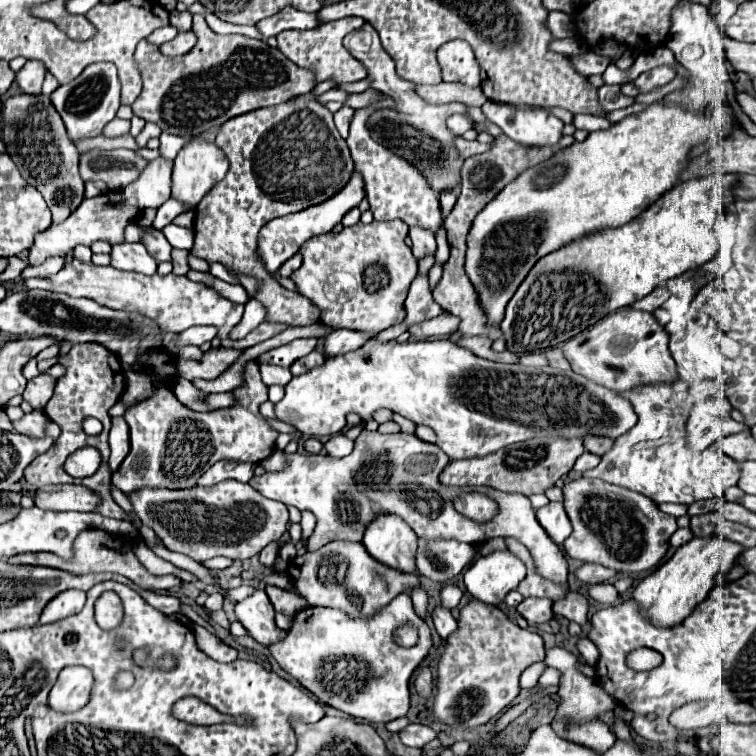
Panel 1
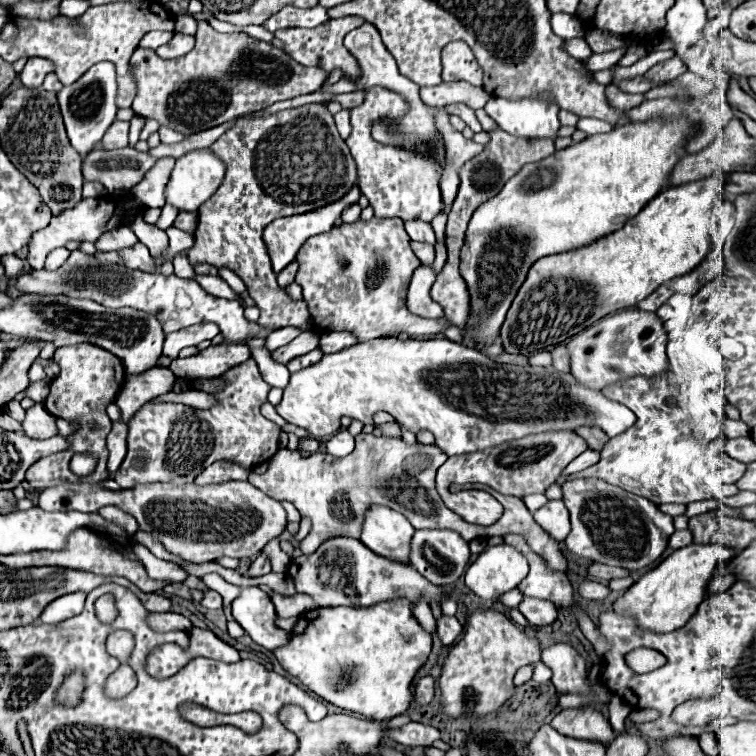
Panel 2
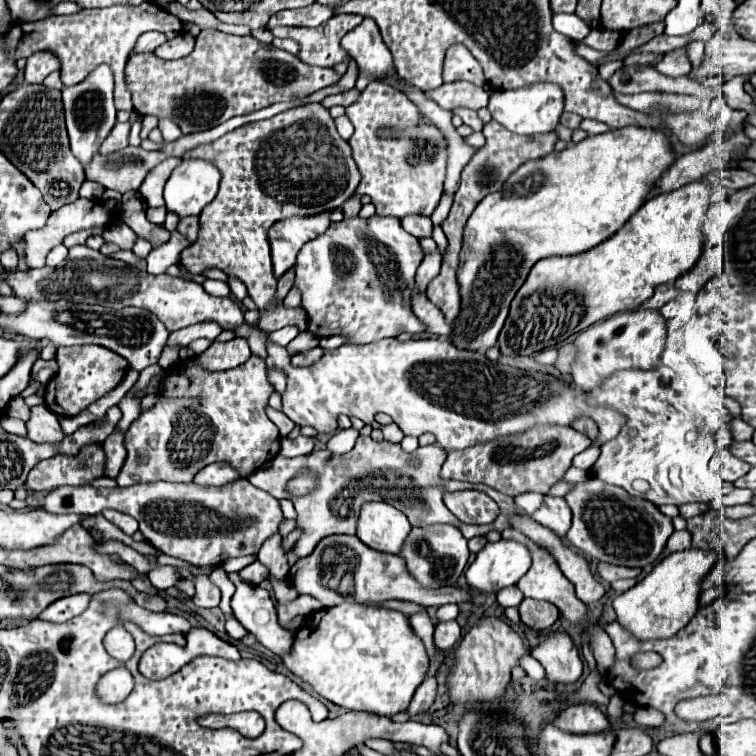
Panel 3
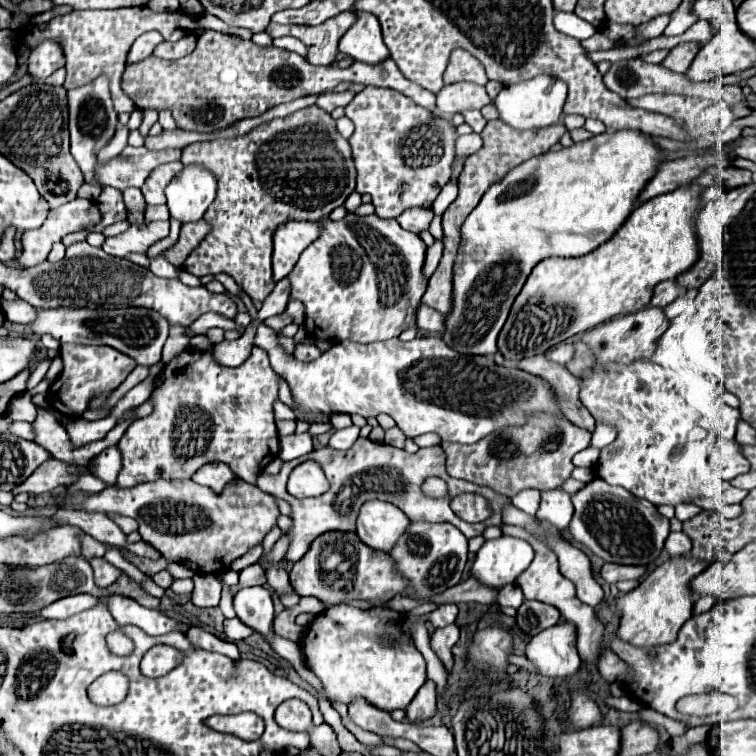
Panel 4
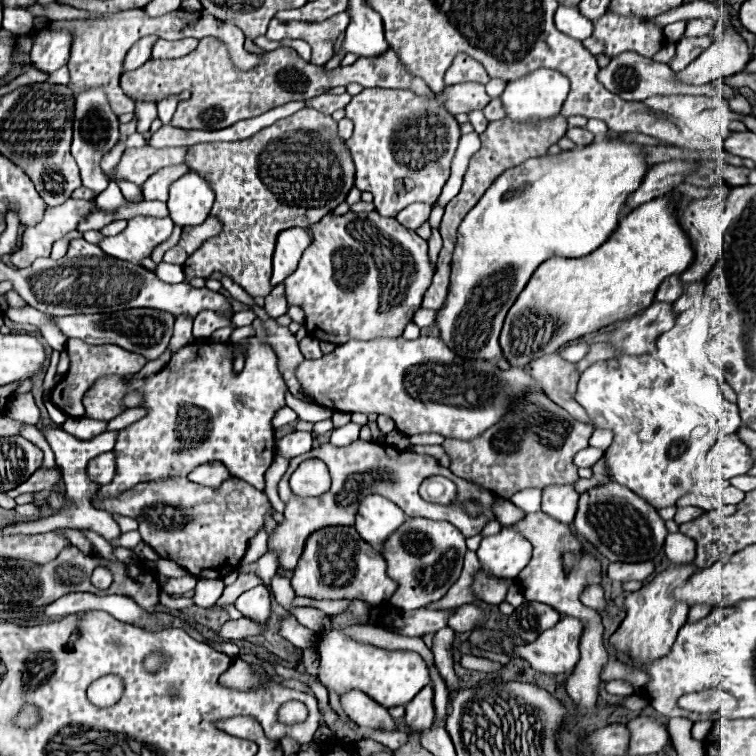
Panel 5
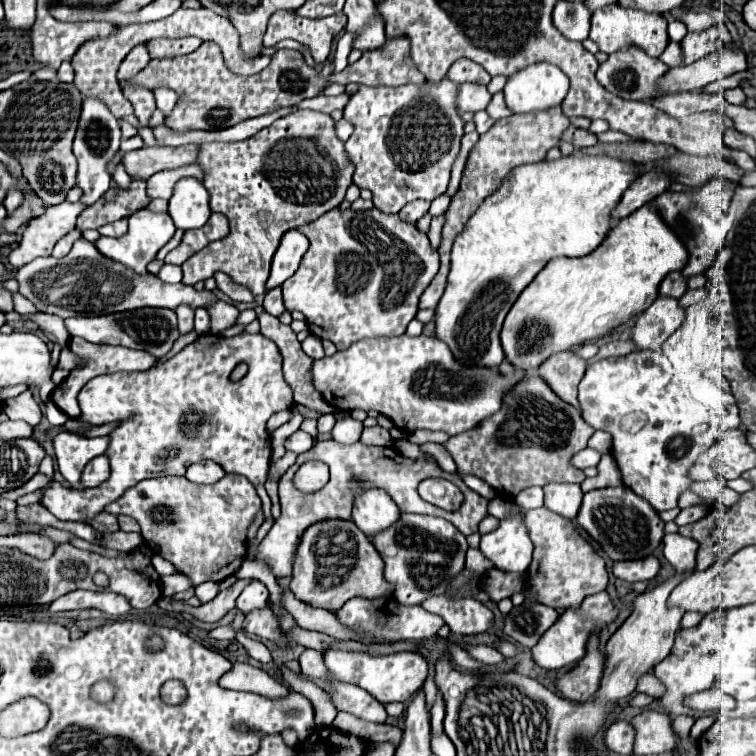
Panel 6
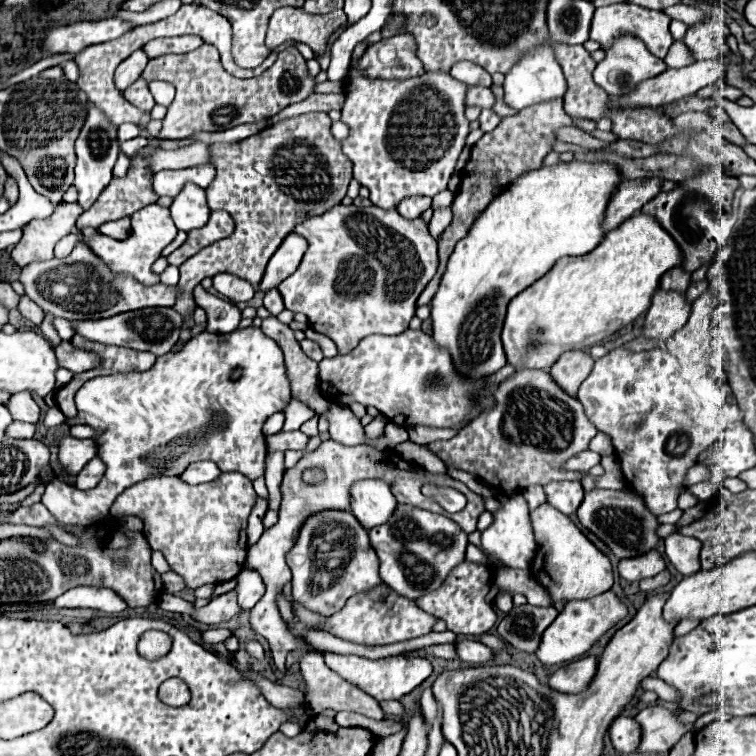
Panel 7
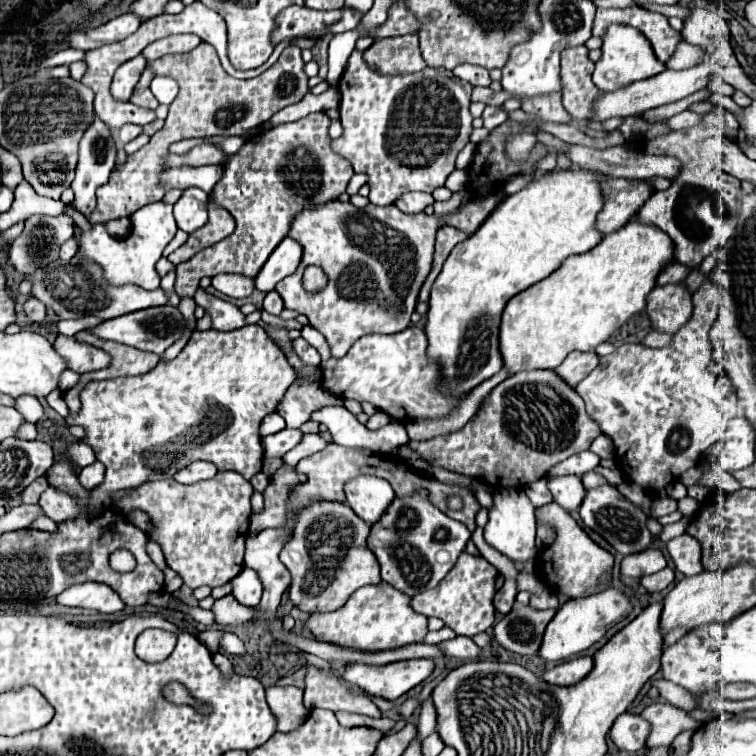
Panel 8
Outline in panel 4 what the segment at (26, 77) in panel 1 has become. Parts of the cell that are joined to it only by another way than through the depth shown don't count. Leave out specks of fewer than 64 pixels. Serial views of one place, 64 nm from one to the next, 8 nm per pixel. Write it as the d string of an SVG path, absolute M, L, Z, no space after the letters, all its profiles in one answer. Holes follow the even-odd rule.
M42 40L28 58L28 72L44 80L58 68L64 68L64 60L64 50L56 40Z

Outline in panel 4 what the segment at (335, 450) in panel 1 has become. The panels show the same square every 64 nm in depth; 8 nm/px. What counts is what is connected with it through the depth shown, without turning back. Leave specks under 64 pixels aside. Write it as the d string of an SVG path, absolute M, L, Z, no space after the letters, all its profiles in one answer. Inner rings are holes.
M348 426L348 428L342 428L342 430L336 430L330 438L330 444L332 448L336 450L348 450L358 438L358 426Z

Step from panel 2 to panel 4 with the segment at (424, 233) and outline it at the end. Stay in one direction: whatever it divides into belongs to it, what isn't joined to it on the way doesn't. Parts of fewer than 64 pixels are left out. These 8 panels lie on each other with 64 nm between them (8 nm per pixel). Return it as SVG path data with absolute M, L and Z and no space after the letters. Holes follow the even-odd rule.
M408 208L396 220L400 222L400 226L404 230L410 230L410 232L420 234L422 230L428 230L428 224L430 224L432 216L434 216L432 208Z

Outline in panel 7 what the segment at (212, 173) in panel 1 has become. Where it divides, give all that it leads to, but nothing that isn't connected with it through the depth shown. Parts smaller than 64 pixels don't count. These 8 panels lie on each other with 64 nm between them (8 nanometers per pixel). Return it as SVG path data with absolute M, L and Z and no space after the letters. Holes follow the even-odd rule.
M186 184L180 190L180 194L174 198L170 212L178 230L190 232L202 228L208 222L210 214L204 188L196 188L196 184Z

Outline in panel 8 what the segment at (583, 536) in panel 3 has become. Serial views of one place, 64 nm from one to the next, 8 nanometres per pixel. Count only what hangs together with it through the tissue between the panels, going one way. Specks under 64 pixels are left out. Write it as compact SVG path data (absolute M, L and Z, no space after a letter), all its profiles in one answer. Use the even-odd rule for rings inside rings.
M606 484L606 486L598 486L598 488L586 490L586 496L584 496L578 512L580 512L582 522L588 528L592 528L602 538L606 538L624 556L646 550L646 546L652 540L652 534L646 528L648 516L640 508L636 508L634 504L630 504L614 486Z

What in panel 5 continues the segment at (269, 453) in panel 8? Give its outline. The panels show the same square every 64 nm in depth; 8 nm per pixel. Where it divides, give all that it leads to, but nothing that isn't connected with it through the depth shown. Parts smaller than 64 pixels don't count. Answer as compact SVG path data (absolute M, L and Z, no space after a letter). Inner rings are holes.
M292 432L288 434L286 438L280 440L280 456L300 456L300 454L306 454L312 450L312 434L310 432Z

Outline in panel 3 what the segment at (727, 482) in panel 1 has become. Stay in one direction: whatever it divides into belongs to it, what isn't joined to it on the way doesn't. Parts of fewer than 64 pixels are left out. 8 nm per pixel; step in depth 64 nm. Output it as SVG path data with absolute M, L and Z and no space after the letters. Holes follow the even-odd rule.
M724 448L724 450L718 450L718 458L720 458L720 464L722 468L718 470L720 478L726 480L726 482L734 482L738 480L740 476L744 476L748 470L750 470L750 464L746 464L744 460L736 458L730 448Z

